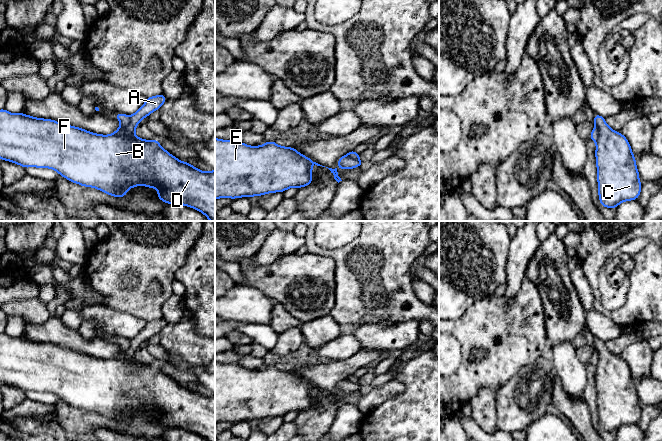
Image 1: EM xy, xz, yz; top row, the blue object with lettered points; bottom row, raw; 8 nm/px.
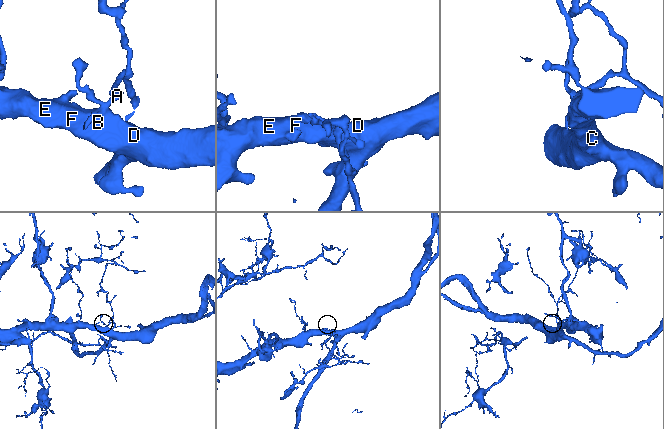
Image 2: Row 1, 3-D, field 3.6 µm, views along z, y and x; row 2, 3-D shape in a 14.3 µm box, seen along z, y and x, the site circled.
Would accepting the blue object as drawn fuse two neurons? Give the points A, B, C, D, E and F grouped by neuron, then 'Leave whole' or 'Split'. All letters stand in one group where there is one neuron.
Groups: A / B C D E F. Split

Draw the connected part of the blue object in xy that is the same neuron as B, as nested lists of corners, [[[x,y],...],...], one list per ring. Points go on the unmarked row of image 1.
[[[0,334],[0,384],[24,392],[51,392],[67,404],[93,411],[113,421],[124,422],[131,411],[139,409],[158,414],[158,424],[194,432],[206,441],[215,441],[215,394],[204,396],[191,387],[182,386],[163,373],[158,364],[144,364],[127,359],[130,340],[116,337],[121,350],[110,359]]]

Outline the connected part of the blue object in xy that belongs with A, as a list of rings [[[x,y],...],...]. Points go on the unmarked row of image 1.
[[[163,317],[157,320],[148,321],[144,329],[130,340],[130,347],[126,351],[126,358],[133,359],[140,345],[149,340],[153,335],[160,333],[166,324]]]

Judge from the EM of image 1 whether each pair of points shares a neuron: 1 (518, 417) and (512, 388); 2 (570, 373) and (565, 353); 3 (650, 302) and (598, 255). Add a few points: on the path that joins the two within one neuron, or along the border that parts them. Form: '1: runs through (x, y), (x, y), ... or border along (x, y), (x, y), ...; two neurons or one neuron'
1: runs through (517, 410), (517, 395); one neuron
2: runs through (568, 368), (565, 358); one neuron
3: runs through (625, 314), (609, 314), (597, 304), (593, 280); one neuron

